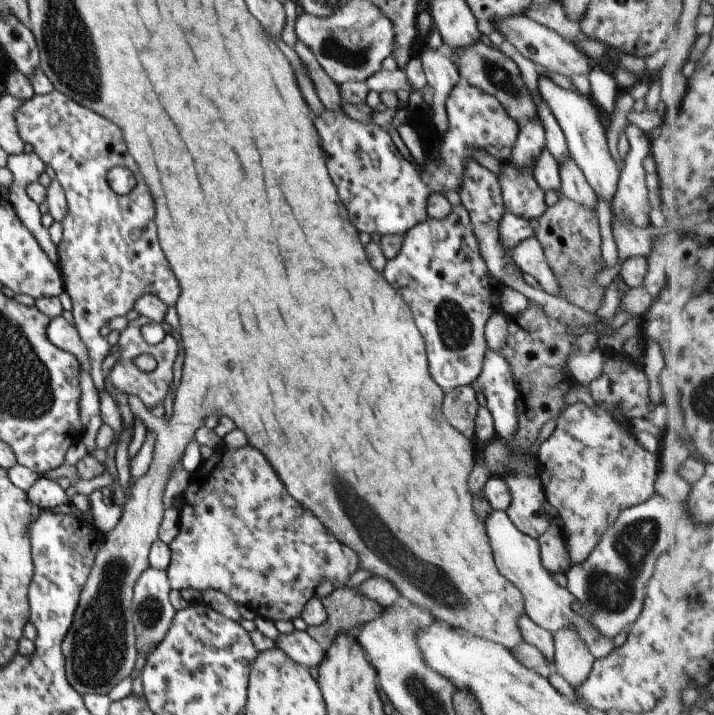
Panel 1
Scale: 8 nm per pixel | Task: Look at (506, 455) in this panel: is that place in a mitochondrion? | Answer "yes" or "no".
yes

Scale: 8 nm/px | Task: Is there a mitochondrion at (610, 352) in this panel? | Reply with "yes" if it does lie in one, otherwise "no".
no

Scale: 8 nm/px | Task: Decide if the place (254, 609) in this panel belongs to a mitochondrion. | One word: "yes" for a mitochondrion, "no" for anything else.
no

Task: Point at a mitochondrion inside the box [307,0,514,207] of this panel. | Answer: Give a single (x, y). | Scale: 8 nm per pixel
(332, 46)

